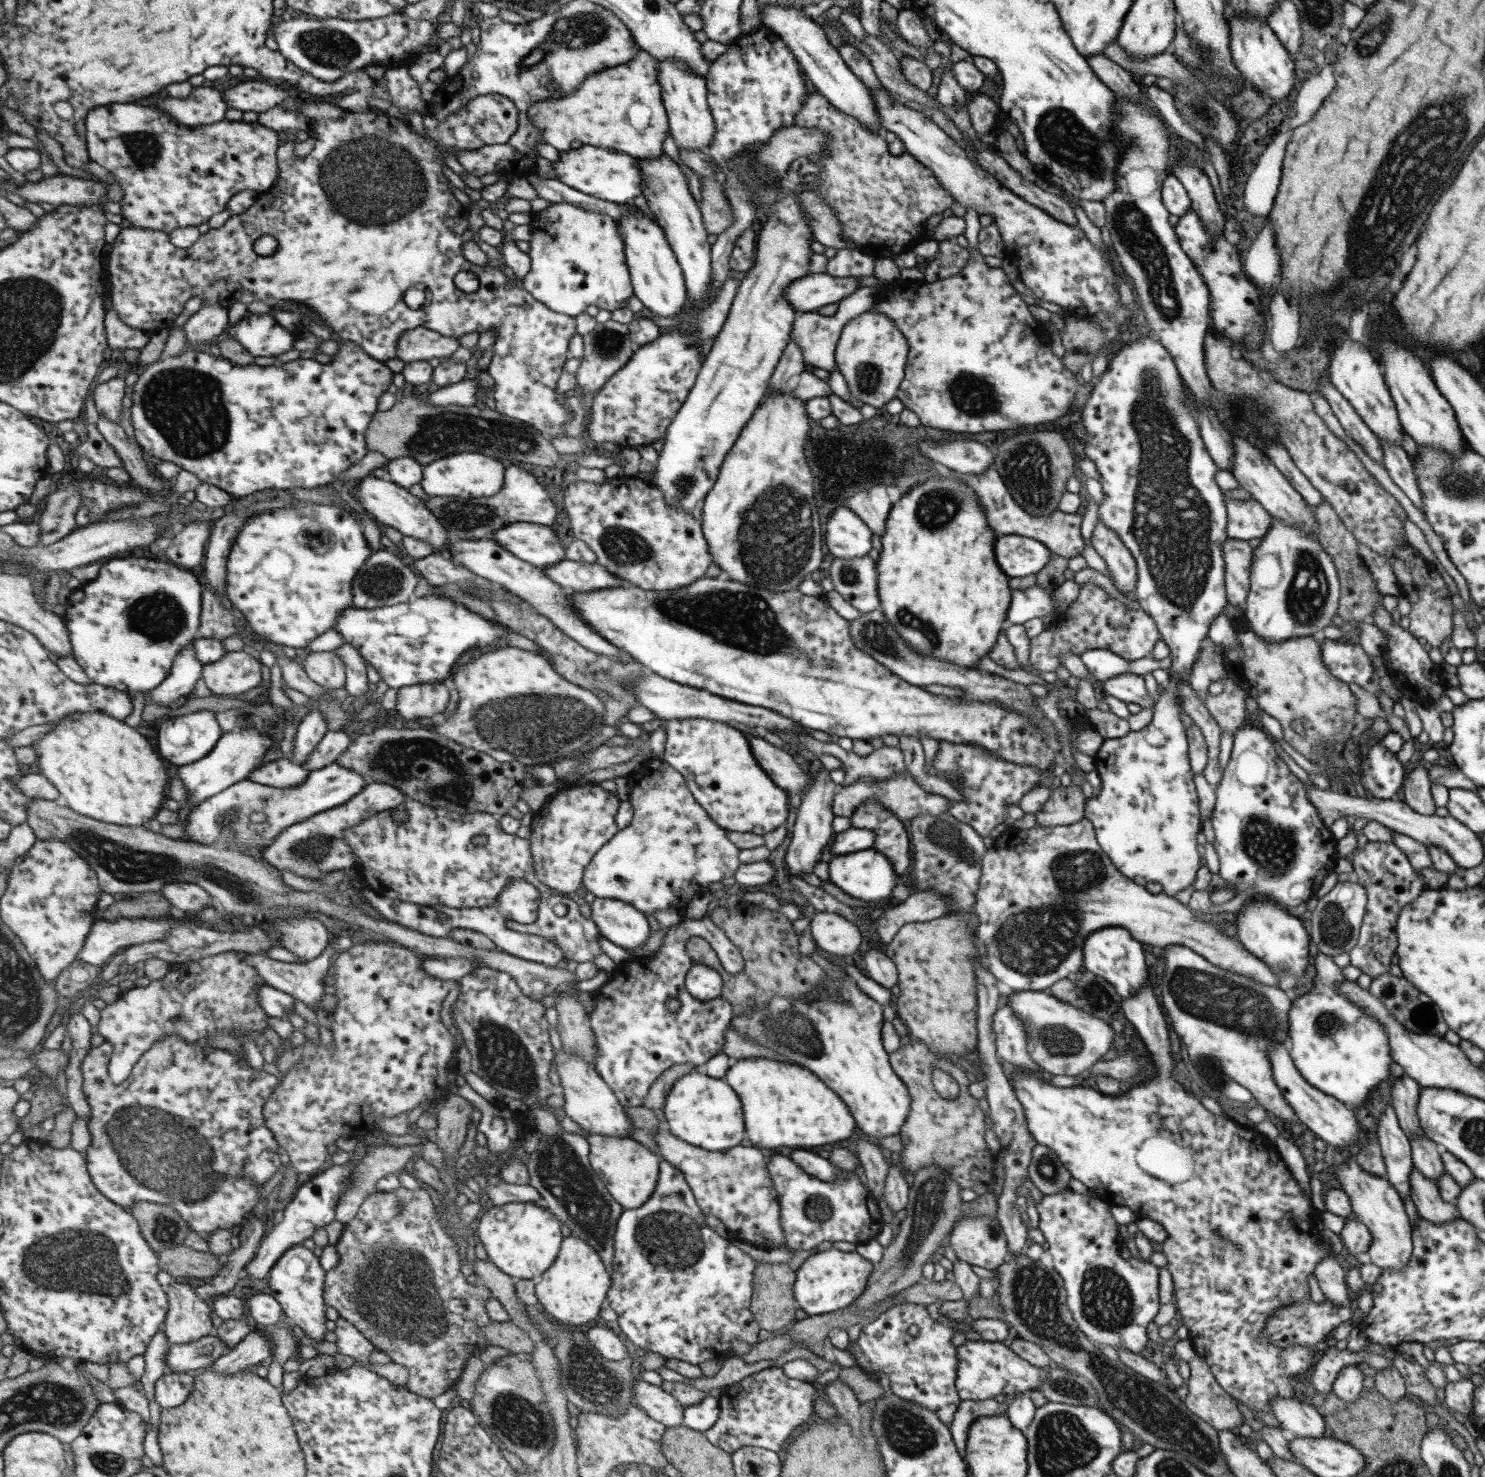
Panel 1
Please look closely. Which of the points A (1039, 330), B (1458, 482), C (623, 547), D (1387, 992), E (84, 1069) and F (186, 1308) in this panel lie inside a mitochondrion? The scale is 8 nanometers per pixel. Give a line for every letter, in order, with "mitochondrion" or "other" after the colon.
A: other
B: mitochondrion
C: mitochondrion
D: mitochondrion
E: other
F: other

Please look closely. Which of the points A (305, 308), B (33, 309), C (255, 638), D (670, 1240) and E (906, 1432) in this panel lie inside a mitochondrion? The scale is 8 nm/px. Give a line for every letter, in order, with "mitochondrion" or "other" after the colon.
A: other
B: mitochondrion
C: other
D: mitochondrion
E: mitochondrion

